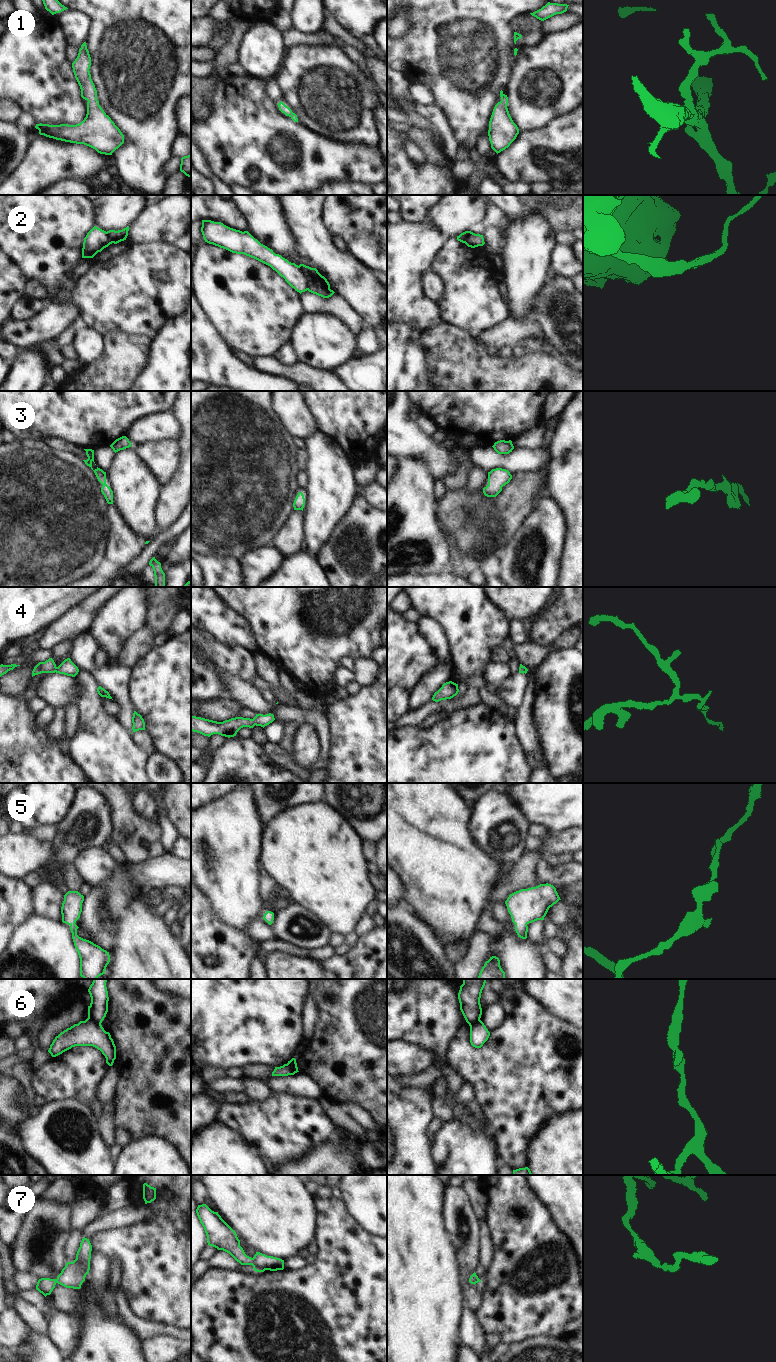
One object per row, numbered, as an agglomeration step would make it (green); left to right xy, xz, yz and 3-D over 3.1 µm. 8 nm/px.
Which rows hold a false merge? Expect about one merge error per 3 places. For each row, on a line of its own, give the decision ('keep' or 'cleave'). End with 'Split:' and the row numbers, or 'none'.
1: keep
2: cleave
3: keep
4: keep
5: keep
6: cleave
7: keep
Split: 2, 6

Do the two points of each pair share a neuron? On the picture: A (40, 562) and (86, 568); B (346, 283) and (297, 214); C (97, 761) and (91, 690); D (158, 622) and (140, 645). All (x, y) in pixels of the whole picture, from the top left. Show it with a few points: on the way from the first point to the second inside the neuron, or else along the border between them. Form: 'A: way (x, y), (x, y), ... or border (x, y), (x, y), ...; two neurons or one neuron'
A: way (51, 562), (75, 562); one neuron
B: way (335, 266), (319, 250), (308, 231); one neuron
C: way (97, 743), (97, 731), (92, 719), (91, 708); one neuron
D: way (152, 628), (141, 639); one neuron

